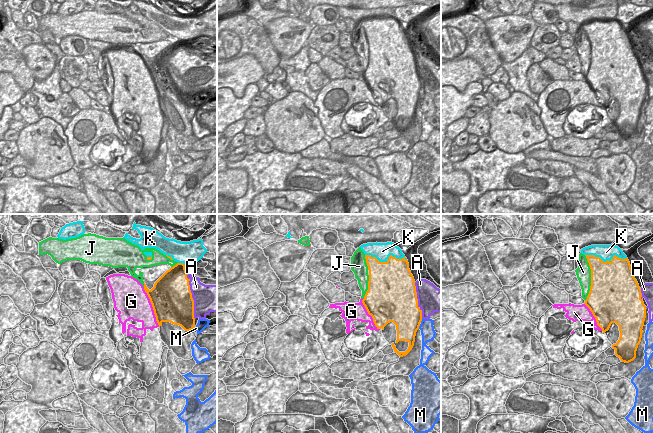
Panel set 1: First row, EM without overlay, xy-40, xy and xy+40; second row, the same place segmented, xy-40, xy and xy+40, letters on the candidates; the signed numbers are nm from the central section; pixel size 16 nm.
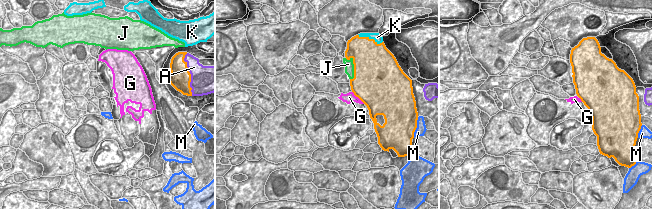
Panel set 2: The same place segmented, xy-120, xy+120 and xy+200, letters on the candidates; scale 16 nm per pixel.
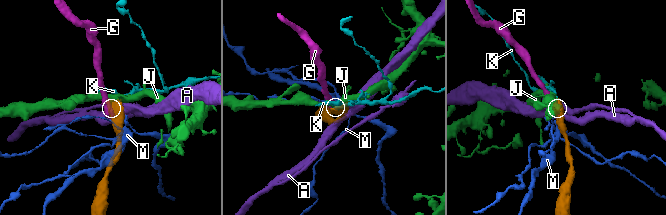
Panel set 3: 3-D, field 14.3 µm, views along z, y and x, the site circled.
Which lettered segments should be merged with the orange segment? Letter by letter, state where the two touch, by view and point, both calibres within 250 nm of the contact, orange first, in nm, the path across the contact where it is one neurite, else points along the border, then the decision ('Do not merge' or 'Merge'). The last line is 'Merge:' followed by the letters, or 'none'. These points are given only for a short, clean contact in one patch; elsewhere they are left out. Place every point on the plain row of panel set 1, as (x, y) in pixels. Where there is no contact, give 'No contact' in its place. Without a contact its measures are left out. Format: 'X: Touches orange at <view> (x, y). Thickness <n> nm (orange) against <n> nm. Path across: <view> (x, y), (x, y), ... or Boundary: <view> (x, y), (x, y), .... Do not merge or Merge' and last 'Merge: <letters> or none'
A: Touches orange at xy-40 (191, 72). Thickness 500 nm (orange) against 420 nm. Do not merge
G: Touches orange at xy-40 (152, 82). Thickness 500 nm (orange) against 440 nm. Merge
J: Touches orange at xy+40 (591, 54). Thickness 500 nm (orange) against 240 nm. Do not merge
K: Touches orange at xy (387, 36). Thickness 480 nm (orange) against 280 nm. Do not merge
M: Touches orange at xy (419, 101). Thickness 480 nm (orange) against 240 nm. Do not merge
Merge: G

